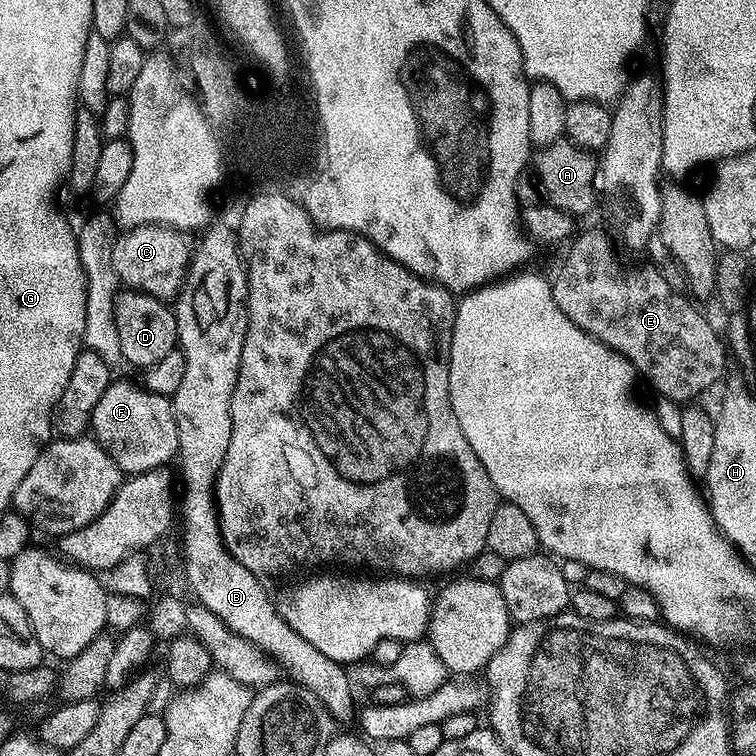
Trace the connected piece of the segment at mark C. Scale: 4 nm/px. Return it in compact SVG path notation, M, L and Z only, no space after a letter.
M147 224L141 228L129 228L116 241L115 266L121 281L129 289L148 292L168 302L179 293L188 279L188 266L192 263L194 244L178 228L166 228L162 224Z

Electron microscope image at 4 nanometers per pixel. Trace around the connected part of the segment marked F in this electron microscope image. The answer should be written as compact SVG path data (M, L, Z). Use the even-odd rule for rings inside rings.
M113 379L112 384L98 398L98 406L92 411L91 435L114 458L122 472L135 474L162 468L177 459L178 426L174 418L171 399L139 383Z

